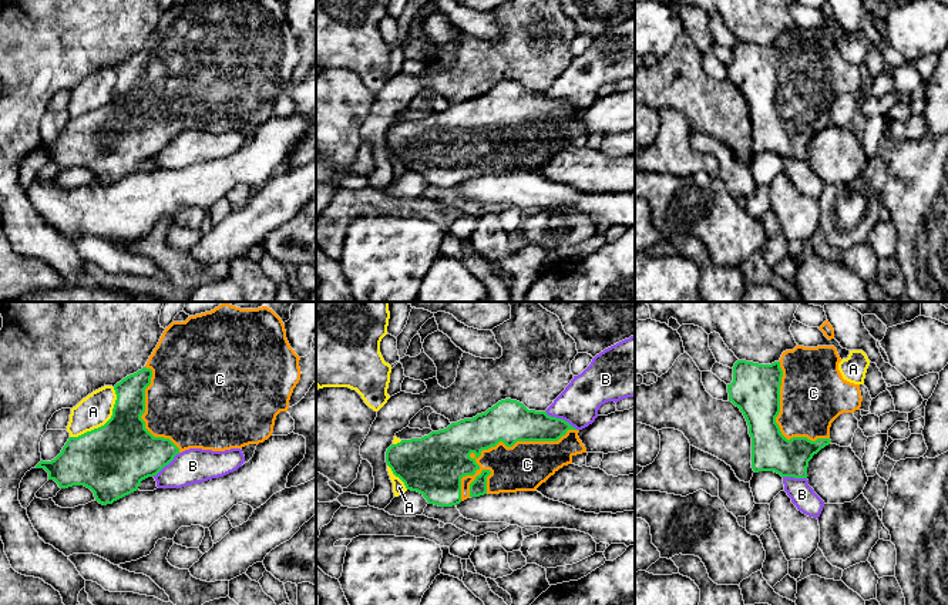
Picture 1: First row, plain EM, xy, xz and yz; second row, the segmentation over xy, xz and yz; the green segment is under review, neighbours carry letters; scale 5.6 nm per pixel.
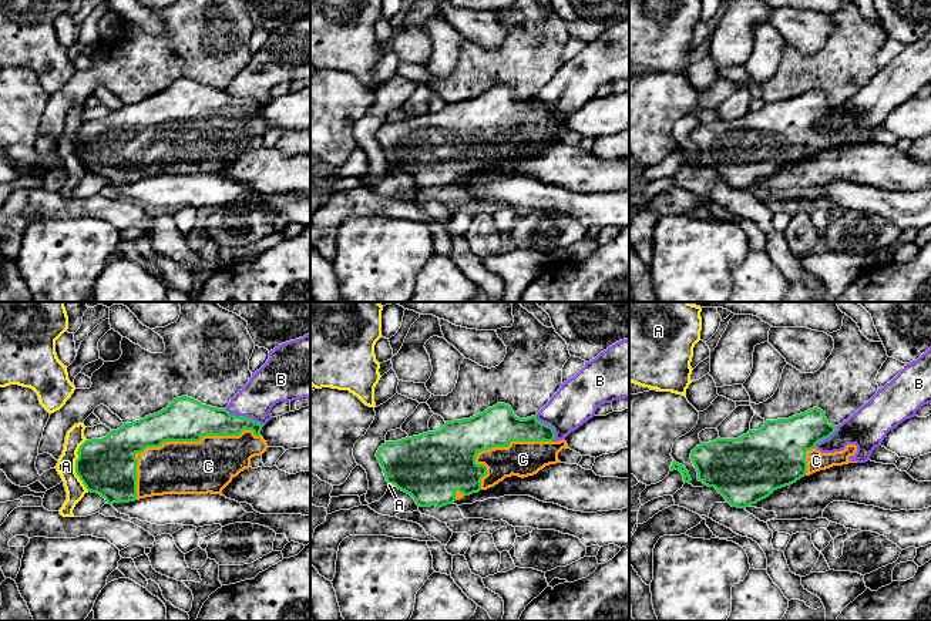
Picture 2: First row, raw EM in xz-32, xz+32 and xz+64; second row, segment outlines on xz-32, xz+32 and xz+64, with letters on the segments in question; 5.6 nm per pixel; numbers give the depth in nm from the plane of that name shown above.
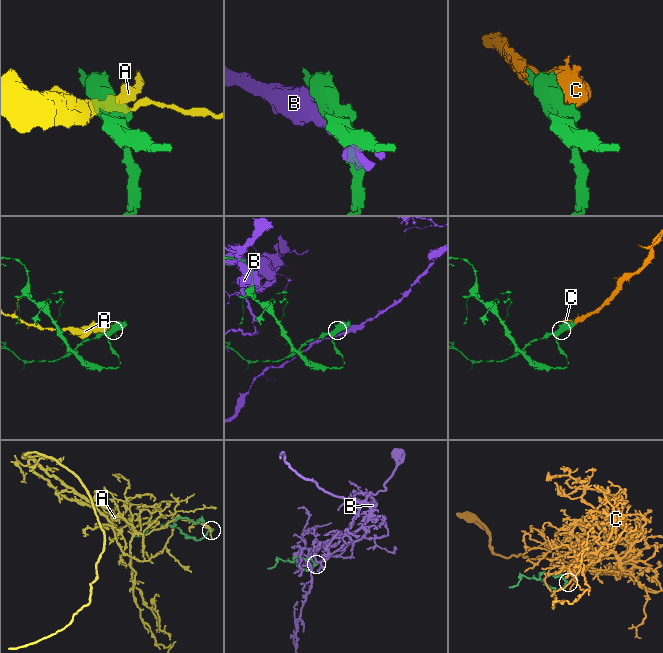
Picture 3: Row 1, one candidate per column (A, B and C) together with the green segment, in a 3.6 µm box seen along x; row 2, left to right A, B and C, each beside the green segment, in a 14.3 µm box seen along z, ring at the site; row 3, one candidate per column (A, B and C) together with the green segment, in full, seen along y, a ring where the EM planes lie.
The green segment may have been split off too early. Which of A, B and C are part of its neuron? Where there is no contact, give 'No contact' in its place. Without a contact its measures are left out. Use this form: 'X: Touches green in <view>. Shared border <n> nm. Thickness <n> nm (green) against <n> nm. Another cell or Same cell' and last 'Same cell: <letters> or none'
A: Touches green in xy. Shared border 380 nm. Thickness 400 nm (green) against 190 nm. Another cell
B: Touches green in xz. Shared border 220 nm. Thickness 200 nm (green) against 240 nm. Another cell
C: Touches green in xz. Shared border 750 nm. Thickness 240 nm (green) against 280 nm. Same cell
Same cell: C

